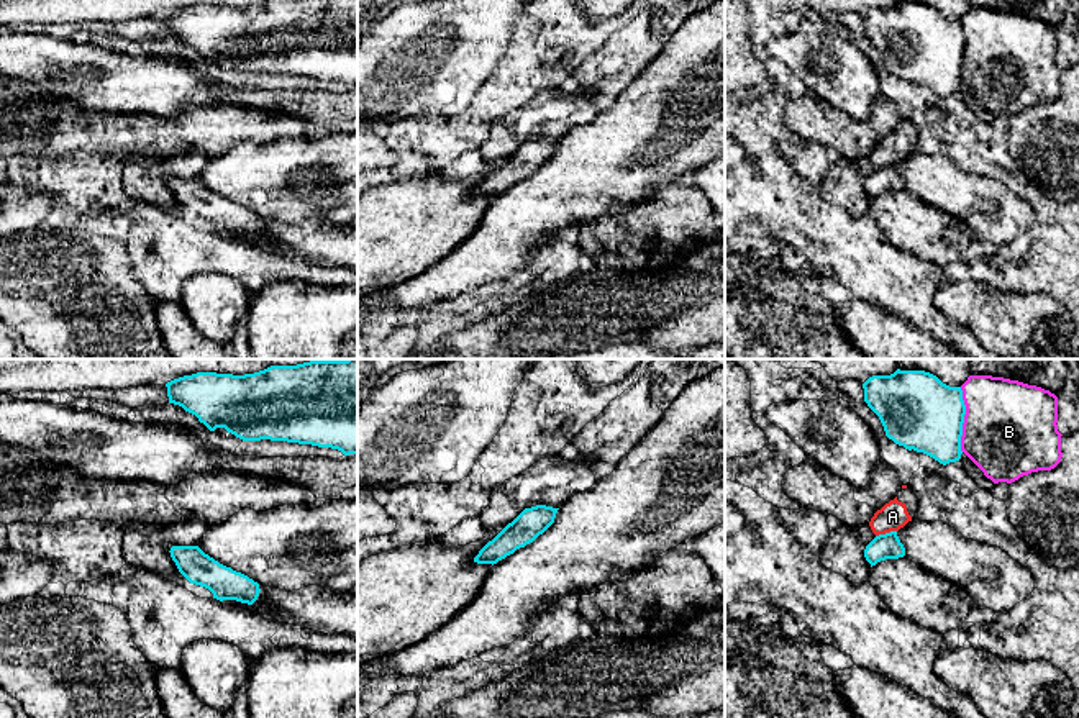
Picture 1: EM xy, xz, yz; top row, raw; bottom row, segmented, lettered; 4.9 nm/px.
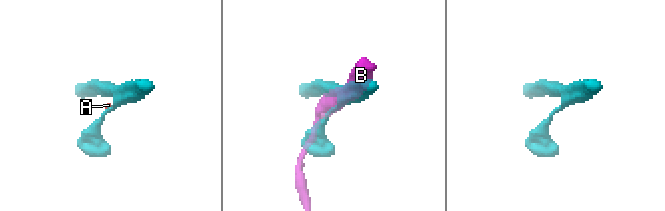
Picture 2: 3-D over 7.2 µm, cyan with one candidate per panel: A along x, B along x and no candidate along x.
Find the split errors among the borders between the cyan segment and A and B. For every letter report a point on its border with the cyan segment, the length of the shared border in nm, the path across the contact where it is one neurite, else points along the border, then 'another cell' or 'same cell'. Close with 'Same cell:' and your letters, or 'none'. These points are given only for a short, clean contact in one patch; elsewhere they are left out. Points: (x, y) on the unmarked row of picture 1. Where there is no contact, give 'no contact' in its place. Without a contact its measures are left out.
A: meets cyan in yz at (886, 166); contact 110 nm long; border along yz (896, 163), (876, 169); another cell
B: meets cyan in yz at (963, 53); contact 320 nm long; another cell
Same cell: none

